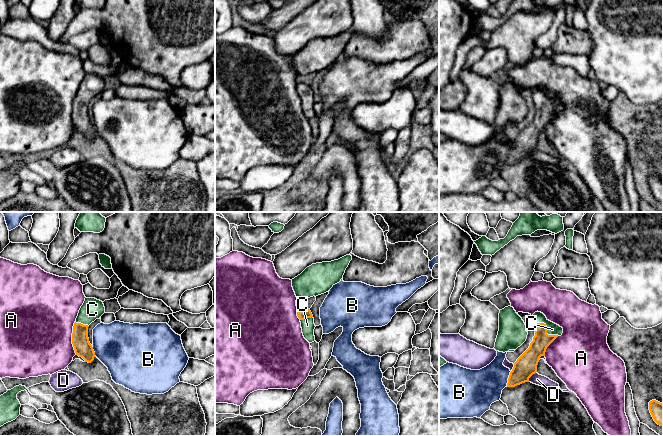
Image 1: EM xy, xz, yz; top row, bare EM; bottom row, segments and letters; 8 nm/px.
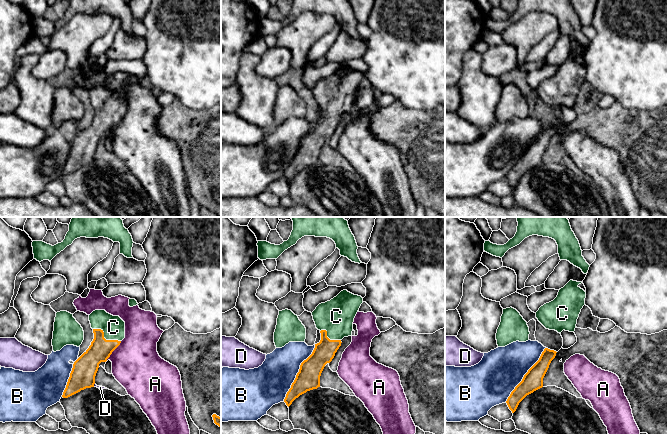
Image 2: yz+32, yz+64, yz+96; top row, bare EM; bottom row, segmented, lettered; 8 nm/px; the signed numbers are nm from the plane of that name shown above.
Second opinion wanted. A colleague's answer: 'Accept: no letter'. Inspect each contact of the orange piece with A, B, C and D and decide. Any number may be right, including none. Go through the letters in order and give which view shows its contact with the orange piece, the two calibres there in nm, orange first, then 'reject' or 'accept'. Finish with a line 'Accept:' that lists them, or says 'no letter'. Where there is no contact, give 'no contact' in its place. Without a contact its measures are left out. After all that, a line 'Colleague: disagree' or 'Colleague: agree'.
A: xy | 140/500 nm | reject
B: yz | 180/300 nm | reject
C: yz | 140/100 nm | accept
D: yz | 180/90 nm | reject
Accept: C
Colleague: disagree

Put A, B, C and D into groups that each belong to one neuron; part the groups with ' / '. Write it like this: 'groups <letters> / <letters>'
groups A / B / C / D

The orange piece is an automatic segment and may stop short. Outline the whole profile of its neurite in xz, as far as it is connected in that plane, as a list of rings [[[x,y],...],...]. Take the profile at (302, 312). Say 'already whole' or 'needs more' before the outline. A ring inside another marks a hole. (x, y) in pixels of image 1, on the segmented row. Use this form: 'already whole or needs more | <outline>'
needs more | [[[305,307],[297,308],[297,316],[301,322],[301,328],[304,338],[309,343],[314,342],[315,341],[314,329],[316,326],[314,324],[314,318],[310,309]]]

